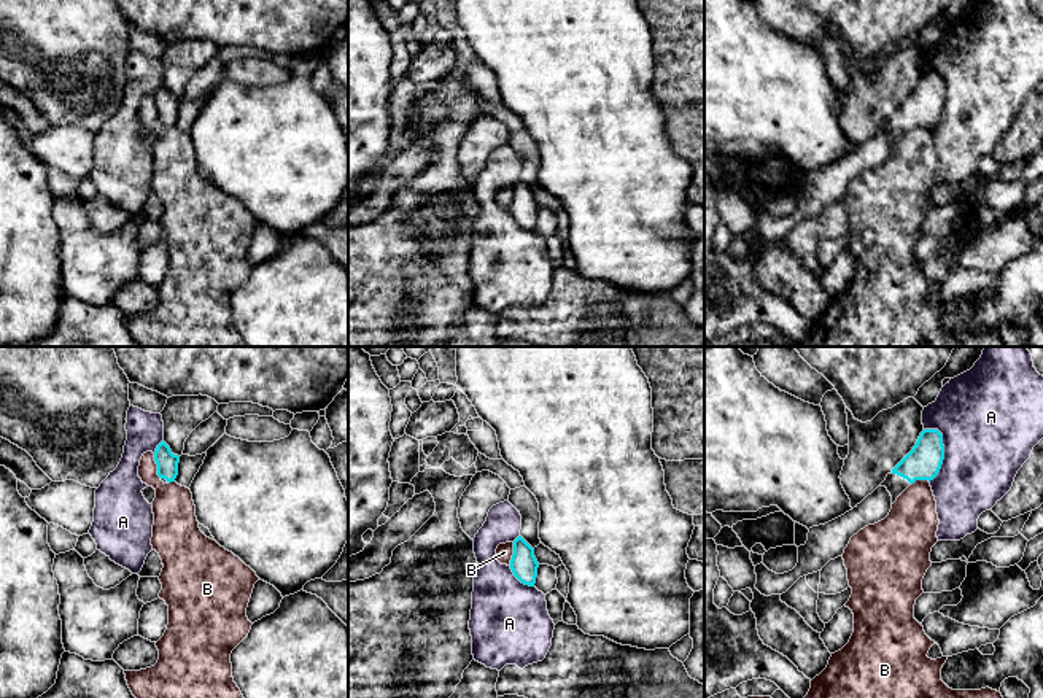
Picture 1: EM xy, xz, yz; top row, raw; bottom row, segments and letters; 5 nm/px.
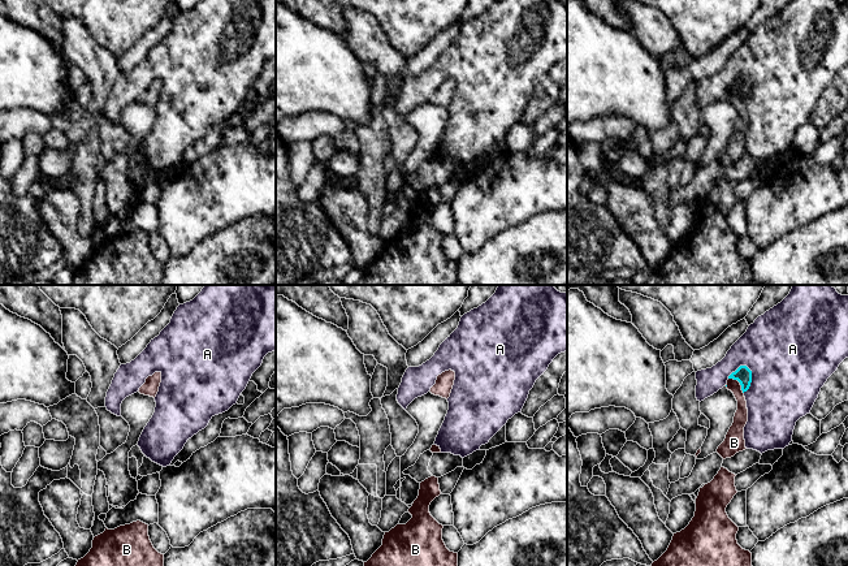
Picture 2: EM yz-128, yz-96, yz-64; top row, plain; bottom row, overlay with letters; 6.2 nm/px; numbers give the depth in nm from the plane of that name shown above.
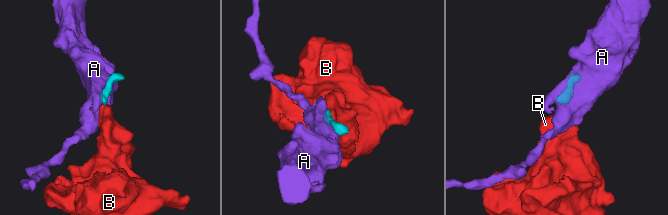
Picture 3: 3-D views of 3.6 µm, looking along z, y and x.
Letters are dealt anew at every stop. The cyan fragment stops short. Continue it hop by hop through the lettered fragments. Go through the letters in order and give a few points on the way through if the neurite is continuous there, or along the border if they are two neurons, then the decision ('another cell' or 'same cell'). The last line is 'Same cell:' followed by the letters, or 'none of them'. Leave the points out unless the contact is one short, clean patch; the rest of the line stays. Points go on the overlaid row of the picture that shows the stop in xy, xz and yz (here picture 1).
A: another cell
B: border xy (153, 453), (156, 473), (161, 477); another cell
Same cell: none of them

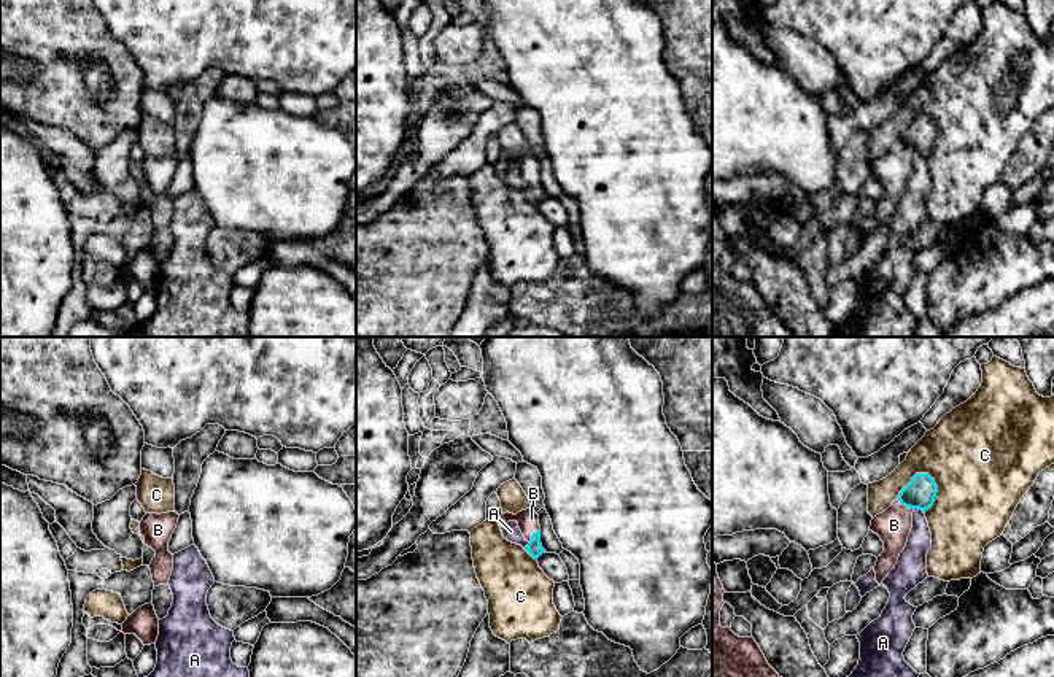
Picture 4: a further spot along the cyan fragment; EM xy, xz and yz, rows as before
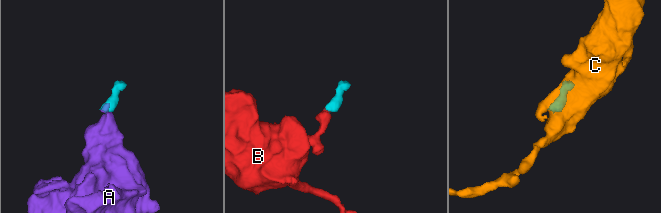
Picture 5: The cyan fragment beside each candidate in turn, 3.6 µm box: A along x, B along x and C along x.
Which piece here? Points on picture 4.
A: border yz (914, 507), (922, 512); another cell
B: way yz (919, 493), (905, 506), (894, 525); same cell
C: another cell
Same cell: B

